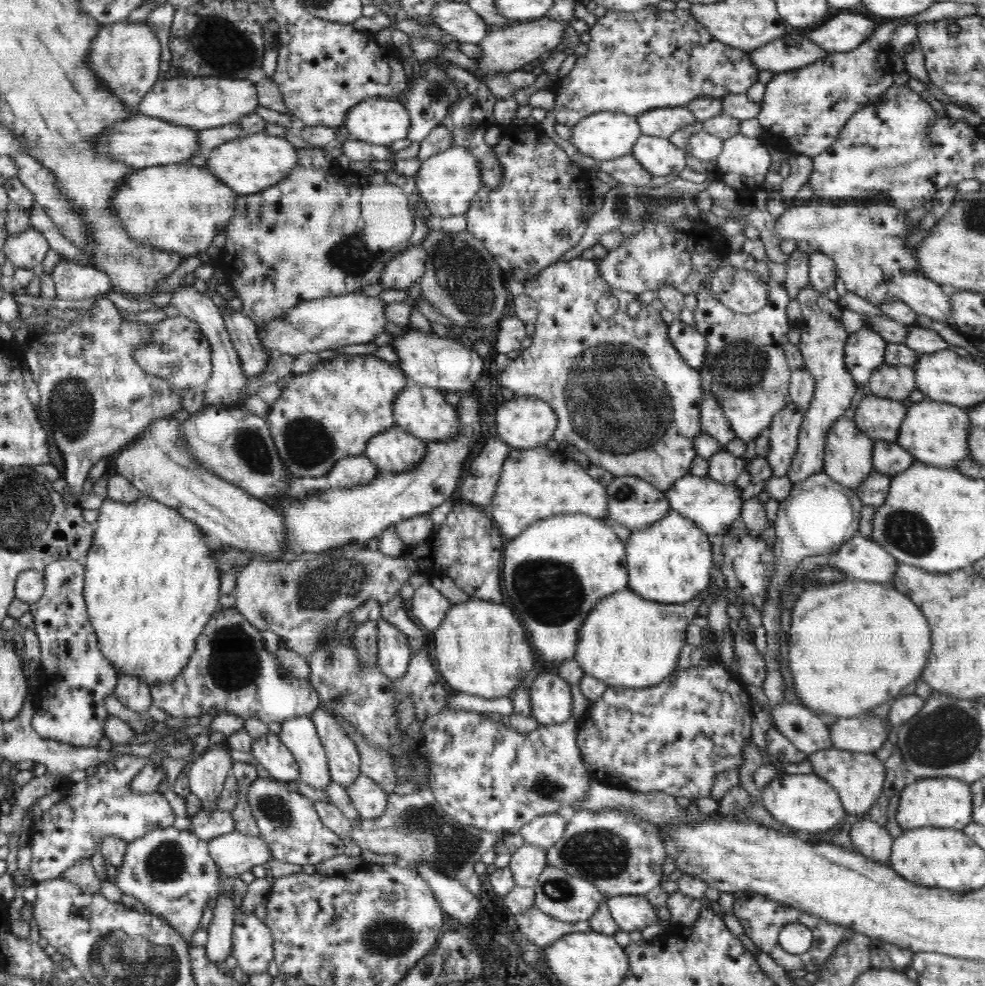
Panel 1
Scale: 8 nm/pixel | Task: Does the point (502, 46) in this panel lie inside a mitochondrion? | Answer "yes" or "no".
no

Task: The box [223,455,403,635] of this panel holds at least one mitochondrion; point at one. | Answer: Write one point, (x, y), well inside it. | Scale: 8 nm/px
(342, 576)

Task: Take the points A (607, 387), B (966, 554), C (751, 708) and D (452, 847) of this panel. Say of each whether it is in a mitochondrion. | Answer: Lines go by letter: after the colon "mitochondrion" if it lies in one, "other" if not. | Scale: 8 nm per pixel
A: mitochondrion
B: other
C: other
D: mitochondrion

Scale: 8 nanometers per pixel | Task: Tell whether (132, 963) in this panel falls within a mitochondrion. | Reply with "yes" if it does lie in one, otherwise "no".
yes

